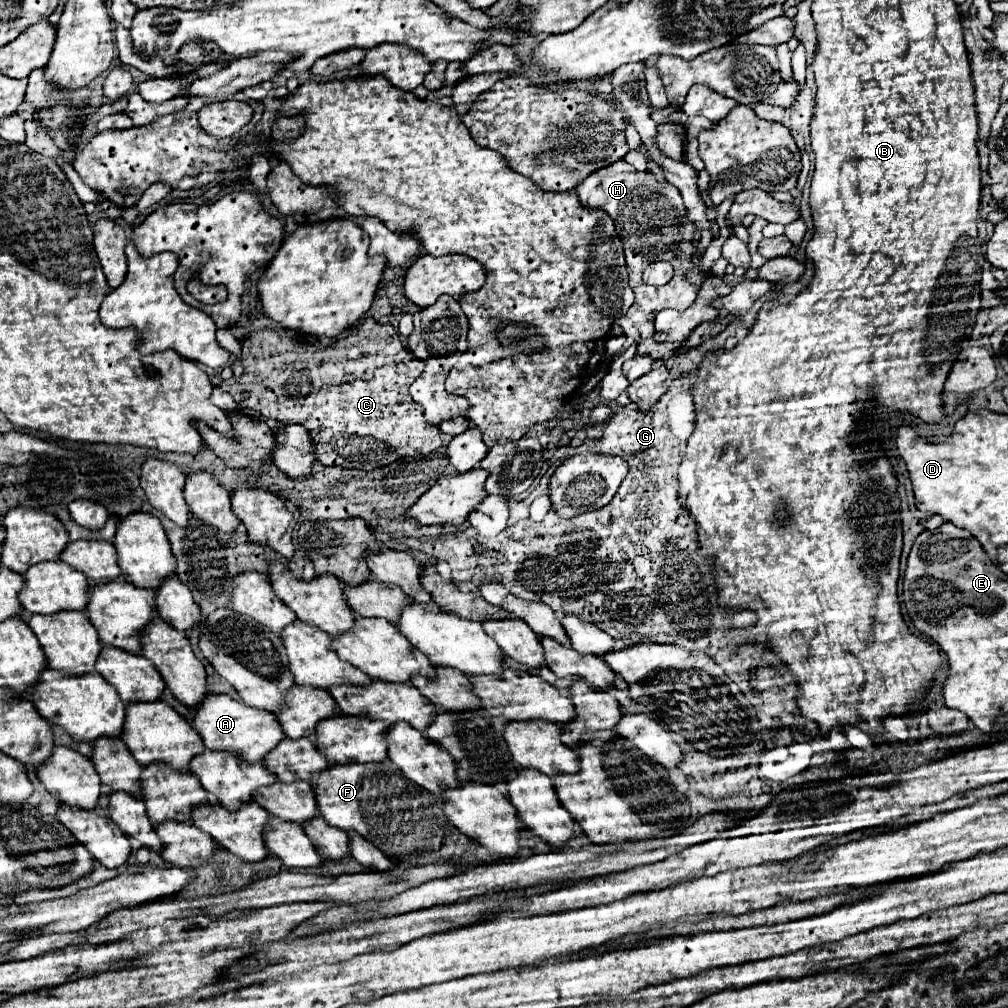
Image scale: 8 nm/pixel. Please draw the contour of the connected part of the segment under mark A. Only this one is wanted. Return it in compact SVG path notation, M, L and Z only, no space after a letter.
M208 694L204 698L204 704L200 704L196 716L194 716L194 728L206 740L208 750L226 750L248 764L262 762L264 756L278 746L278 742L284 738L282 726L276 720L276 716L268 710L258 710L252 706L246 706L242 702L232 700L226 694Z

